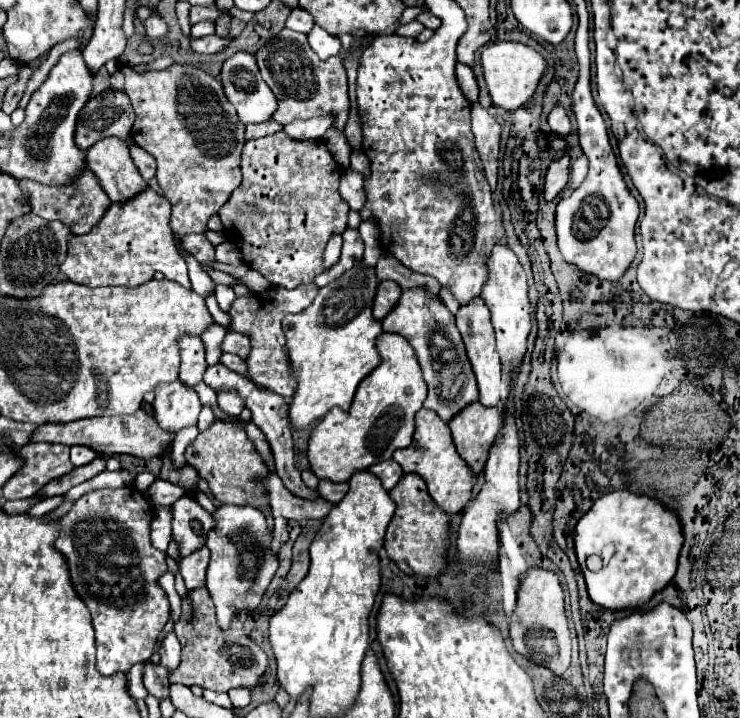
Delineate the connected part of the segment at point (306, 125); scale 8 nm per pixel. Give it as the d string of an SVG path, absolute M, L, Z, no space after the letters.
M309 118L295 120L283 126L283 132L293 140L321 140L323 134L331 128L333 118Z

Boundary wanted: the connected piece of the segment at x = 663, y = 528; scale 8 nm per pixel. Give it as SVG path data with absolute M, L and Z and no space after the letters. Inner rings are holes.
M619 490L605 494L593 502L589 512L577 522L575 526L575 554L581 566L581 572L585 576L587 584L587 594L593 604L605 608L605 610L627 610L627 608L639 608L651 596L659 590L663 590L671 578L675 576L677 570L677 558L679 550L683 544L683 534L681 534L681 524L677 516L669 510L665 510L657 500L651 500L647 496L635 496L631 492ZM589 556L599 556L603 566L599 572L593 572L585 566L585 560Z

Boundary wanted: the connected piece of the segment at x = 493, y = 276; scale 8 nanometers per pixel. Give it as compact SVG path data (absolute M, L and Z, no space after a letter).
M495 244L493 252L487 260L487 270L489 276L485 280L485 286L481 290L481 298L485 300L485 304L491 310L491 322L497 334L497 348L503 360L503 366L507 366L507 370L511 374L517 372L523 354L525 354L525 342L531 330L531 314L529 314L529 298L527 298L527 276L517 260L517 256L513 254L513 250L509 246L503 244Z

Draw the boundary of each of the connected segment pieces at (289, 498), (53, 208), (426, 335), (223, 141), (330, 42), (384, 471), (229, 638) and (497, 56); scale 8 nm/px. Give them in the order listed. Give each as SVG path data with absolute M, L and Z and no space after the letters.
M271 472L267 476L267 492L269 492L269 504L271 504L271 514L289 518L289 520L323 520L327 518L327 514L333 508L333 502L323 500L323 498L315 498L315 500L305 500L301 496L295 496L293 492L289 492L281 478Z
M85 168L77 180L73 180L71 184L65 184L65 186L53 186L53 184L39 184L35 180L17 180L19 188L29 196L29 206L31 206L31 212L35 216L41 216L45 220L59 220L63 222L73 234L83 234L83 232L89 232L89 228L93 226L93 222L97 222L105 208L111 204L109 196L105 196L105 190L101 188L97 176Z
M427 286L403 288L397 304L391 312L381 320L385 332L397 332L405 336L417 352L419 364L423 368L423 378L429 386L429 394L425 400L425 408L435 410L445 422L451 420L465 404L477 400L477 382L471 370L471 364L465 354L465 346L461 342L461 334L455 326L455 316L443 304L441 298L431 296Z
M171 64L165 70L151 70L147 74L137 74L129 70L129 66L123 66L125 74L125 92L131 98L133 110L135 110L135 124L133 124L133 140L137 146L145 148L149 154L155 156L159 168L157 168L157 182L163 190L163 196L171 202L171 232L175 238L175 246L189 268L189 280L197 294L203 298L213 292L215 282L201 270L201 264L193 258L193 254L185 252L181 242L183 236L193 232L205 232L207 222L213 214L219 212L219 208L227 202L229 194L241 184L241 172L239 172L239 158L245 144L243 132L245 124L239 120L235 108L229 104L229 100L223 94L223 86L217 78L209 76L201 68L195 68L191 64Z
M317 24L313 26L313 30L307 34L309 36L309 44L311 48L317 52L317 56L321 60L327 60L331 56L337 56L341 50L341 42L335 36L329 36L323 28L317 28Z
M383 460L381 464L373 464L371 468L367 468L367 472L375 474L387 490L391 490L403 476L403 470L395 460Z
M205 586L189 590L187 596L181 598L181 618L175 622L175 632L183 646L183 654L181 664L169 672L169 682L181 682L185 686L197 684L217 692L229 692L237 686L253 688L259 684L259 678L267 668L267 654L253 640L249 640L249 636L245 644L245 630L239 616L233 616L229 630L219 628L213 600Z
M495 42L481 46L481 68L483 78L489 90L493 104L501 106L503 110L517 110L523 106L535 92L539 78L543 76L547 64L541 54L537 54L531 46L519 42Z

